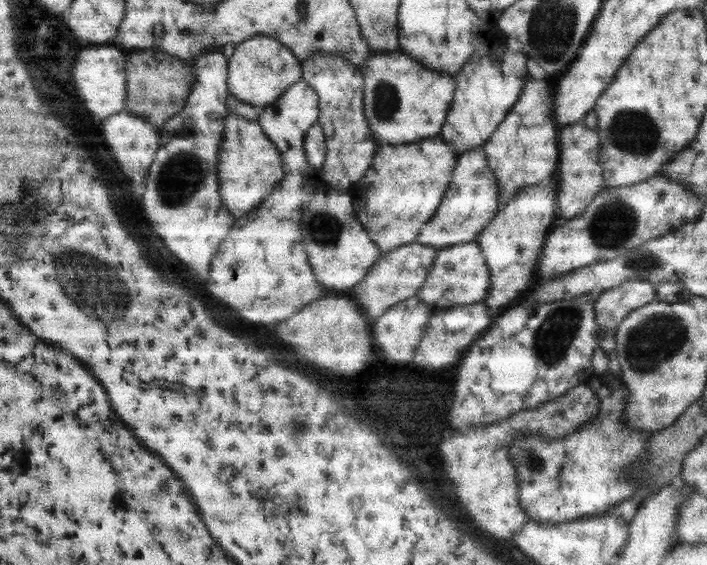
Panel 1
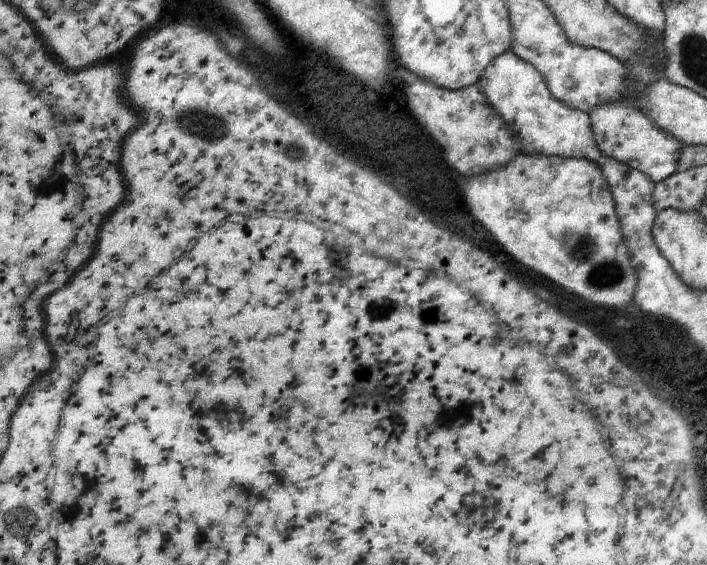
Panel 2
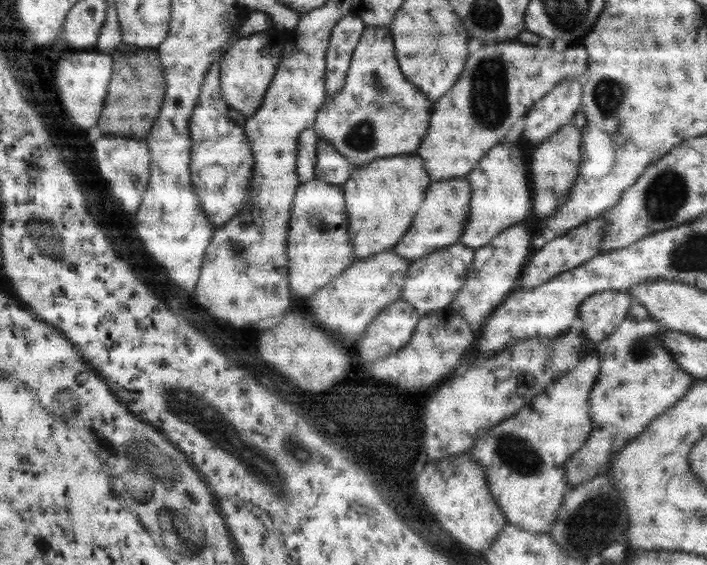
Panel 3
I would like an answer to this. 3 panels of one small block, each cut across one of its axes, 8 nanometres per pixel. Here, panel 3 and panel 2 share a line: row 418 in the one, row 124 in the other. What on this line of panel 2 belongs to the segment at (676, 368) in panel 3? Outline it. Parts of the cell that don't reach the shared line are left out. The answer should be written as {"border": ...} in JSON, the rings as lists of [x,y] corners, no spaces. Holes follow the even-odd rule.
{"border":[[[624,100],[621,103],[604,102],[590,110],[588,117],[593,140],[603,154],[642,172],[654,184],[676,172],[675,165],[683,144],[660,131],[639,109]]]}

